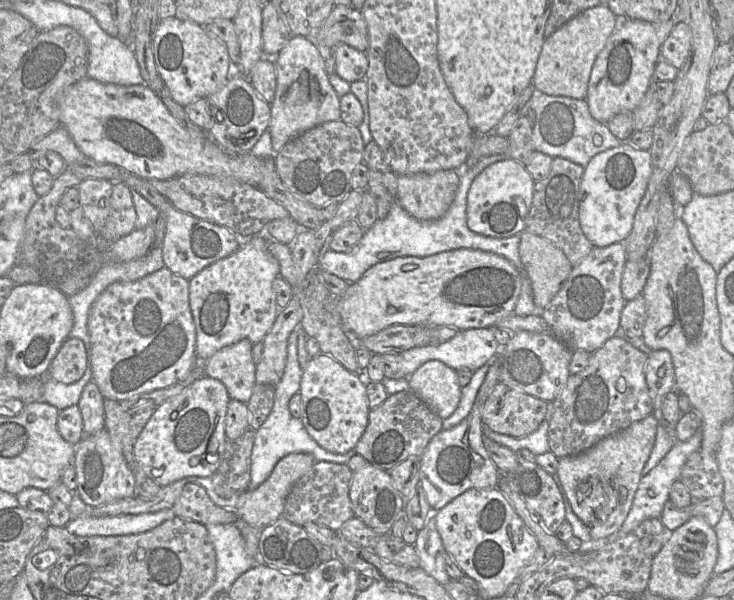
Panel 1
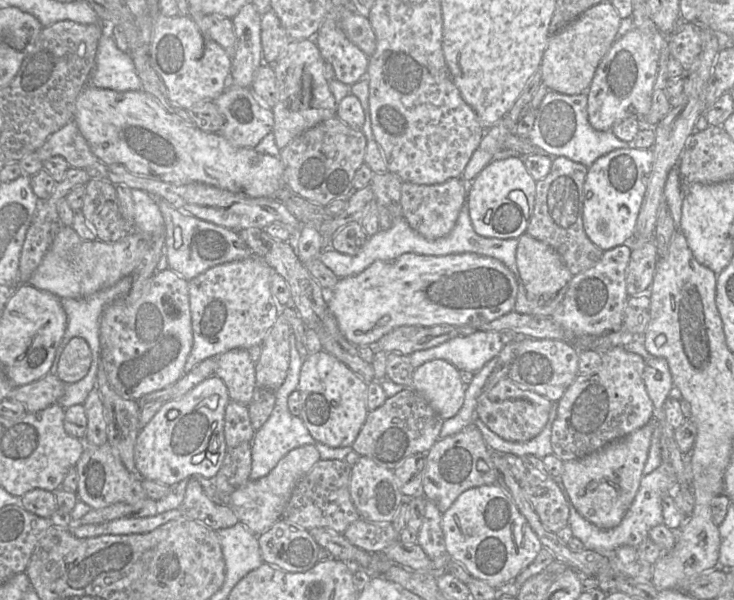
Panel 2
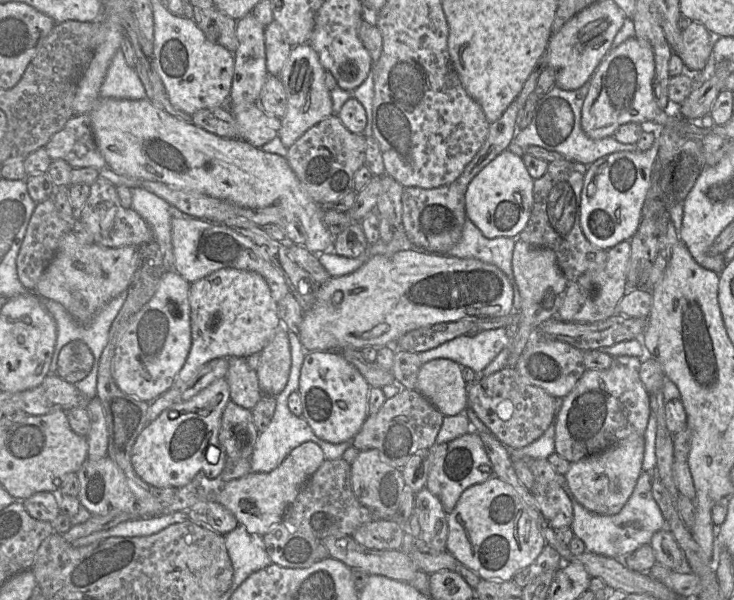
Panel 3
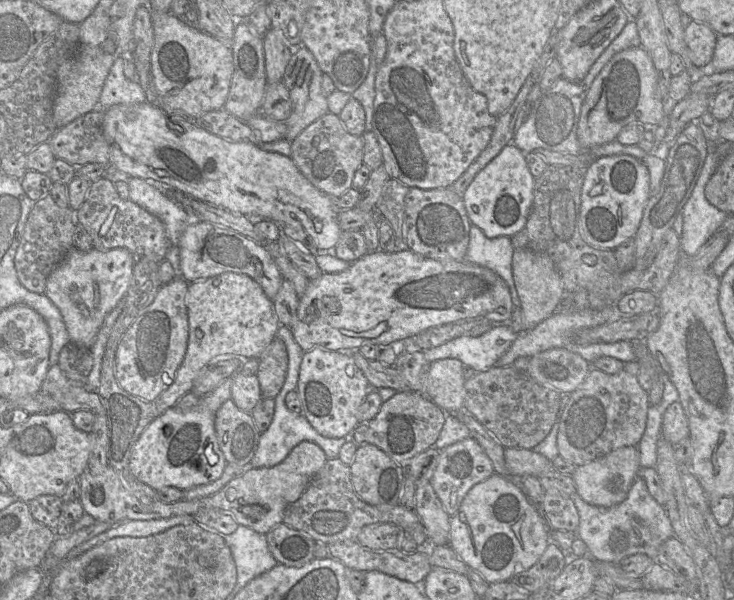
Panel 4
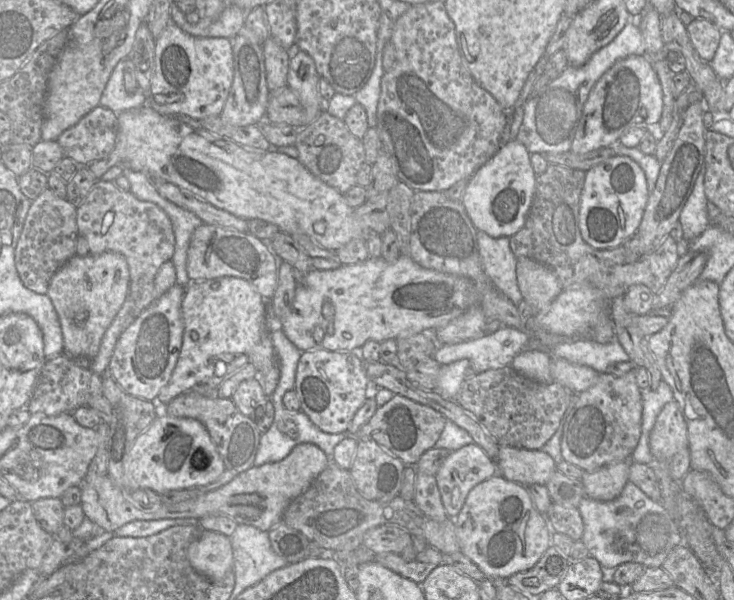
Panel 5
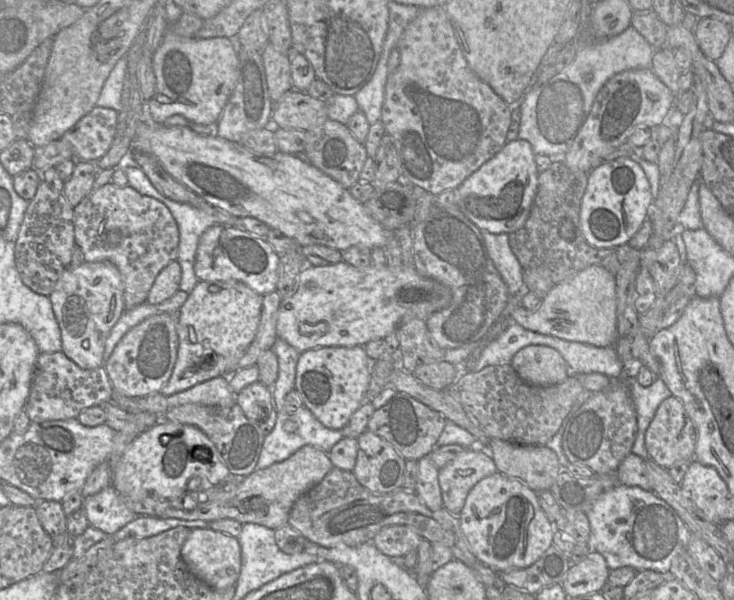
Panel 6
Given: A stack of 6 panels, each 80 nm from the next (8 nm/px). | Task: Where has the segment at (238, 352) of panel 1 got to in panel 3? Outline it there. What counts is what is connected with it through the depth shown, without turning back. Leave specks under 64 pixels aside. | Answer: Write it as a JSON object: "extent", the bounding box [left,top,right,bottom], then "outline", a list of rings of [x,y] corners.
{"extent":[225,357,262,410],"outline":[[[229,357],[228,364],[225,378],[229,385],[230,400],[251,410],[262,396],[256,371],[248,366],[245,358]]]}

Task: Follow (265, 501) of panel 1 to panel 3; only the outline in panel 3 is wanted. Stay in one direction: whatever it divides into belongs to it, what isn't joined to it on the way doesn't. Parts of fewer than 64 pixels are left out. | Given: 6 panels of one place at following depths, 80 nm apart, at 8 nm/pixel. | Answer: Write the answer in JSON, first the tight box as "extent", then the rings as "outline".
{"extent":[216,442,324,536],"outline":[[[304,442],[295,447],[271,472],[249,472],[241,478],[229,481],[218,495],[216,502],[232,512],[239,525],[245,526],[249,533],[263,536],[283,521],[287,507],[324,460],[323,451],[317,444]]]}

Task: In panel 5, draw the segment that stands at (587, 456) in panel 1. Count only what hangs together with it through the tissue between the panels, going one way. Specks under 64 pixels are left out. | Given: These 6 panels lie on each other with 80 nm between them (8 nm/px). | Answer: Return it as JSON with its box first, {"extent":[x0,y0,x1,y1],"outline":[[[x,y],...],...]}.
{"extent":[581,457,632,502],"outline":[[[631,457],[592,472],[585,472],[581,481],[586,496],[602,502],[616,499],[629,481],[629,469],[632,462]]]}

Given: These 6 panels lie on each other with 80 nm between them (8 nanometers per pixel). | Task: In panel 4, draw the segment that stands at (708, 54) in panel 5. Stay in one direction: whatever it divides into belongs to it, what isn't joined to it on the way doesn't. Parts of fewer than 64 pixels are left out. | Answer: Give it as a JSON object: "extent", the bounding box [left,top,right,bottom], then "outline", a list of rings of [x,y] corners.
{"extent":[685,20,718,70],"outline":[[[692,20],[685,28],[685,42],[695,68],[706,70],[710,66],[718,35],[707,25]]]}

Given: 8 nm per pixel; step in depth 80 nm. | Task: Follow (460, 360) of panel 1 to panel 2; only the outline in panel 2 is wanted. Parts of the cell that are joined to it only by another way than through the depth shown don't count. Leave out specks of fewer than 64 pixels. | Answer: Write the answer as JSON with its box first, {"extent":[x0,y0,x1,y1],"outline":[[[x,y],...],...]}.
{"extent":[409,331,503,374],"outline":[[[475,331],[459,335],[435,347],[415,351],[409,355],[409,359],[415,369],[427,361],[443,359],[459,371],[466,370],[475,374],[498,355],[503,346],[498,332]]]}

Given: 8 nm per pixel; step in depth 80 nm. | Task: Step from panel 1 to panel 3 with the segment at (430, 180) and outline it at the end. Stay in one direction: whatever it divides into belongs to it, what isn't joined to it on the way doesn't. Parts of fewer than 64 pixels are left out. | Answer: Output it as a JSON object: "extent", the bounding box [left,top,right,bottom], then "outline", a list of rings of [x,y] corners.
{"extent":[402,182,466,254],"outline":[[[457,182],[425,189],[406,187],[402,193],[402,229],[415,246],[432,254],[447,253],[461,238],[466,215],[466,188]]]}

